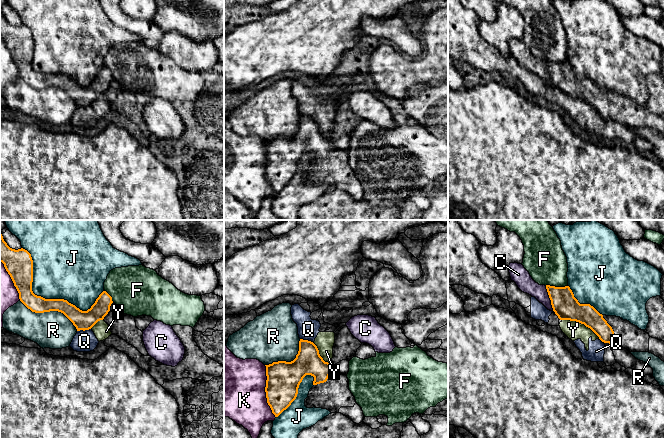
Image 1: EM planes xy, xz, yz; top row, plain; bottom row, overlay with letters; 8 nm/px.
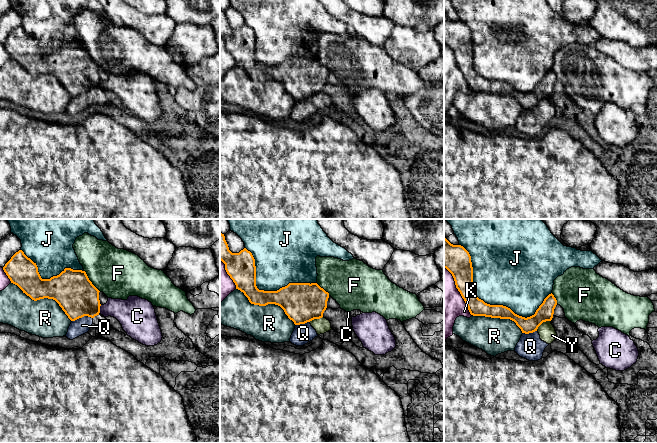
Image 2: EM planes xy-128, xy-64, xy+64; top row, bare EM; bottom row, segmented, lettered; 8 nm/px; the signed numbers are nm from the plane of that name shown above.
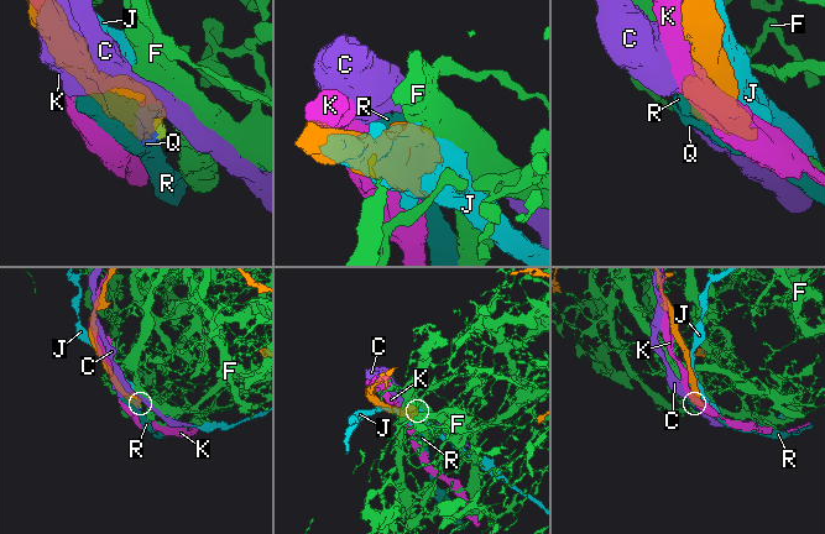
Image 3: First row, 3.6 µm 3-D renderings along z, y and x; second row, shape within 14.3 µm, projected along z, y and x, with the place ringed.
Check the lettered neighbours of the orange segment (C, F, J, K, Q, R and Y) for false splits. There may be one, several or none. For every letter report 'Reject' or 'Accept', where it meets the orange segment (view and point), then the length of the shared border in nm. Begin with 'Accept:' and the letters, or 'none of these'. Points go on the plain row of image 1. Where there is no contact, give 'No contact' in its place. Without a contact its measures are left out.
Accept: none of these
C: Reject. Touches orange at yz (550, 75). Shared border 220 nm
F: Reject. Touches orange at yz (556, 63). Shared border 180 nm
J: Reject. Touches orange at xy (47, 75). Shared border 750 nm
K: Reject. Touches orange at xz (265, 167). Shared border 440 nm
Q: Reject. Touches orange at xy (83, 106). Shared border 110 nm
R: Reject. Touches orange at xy (49, 87). Shared border 550 nm
Y: Reject. Touches orange at yz (581, 99). Shared border 360 nm

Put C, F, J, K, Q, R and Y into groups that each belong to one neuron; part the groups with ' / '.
C / F / J / K / Q Y / R

